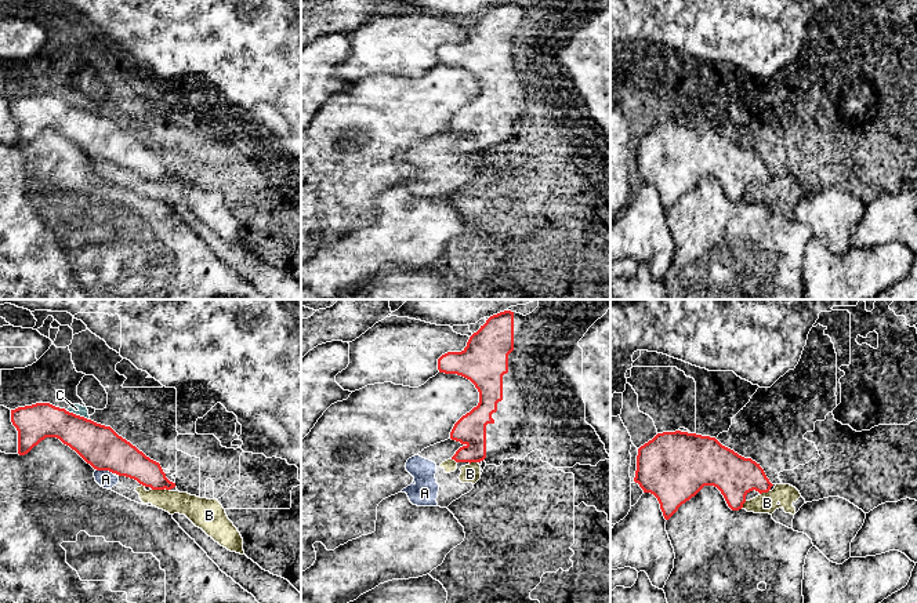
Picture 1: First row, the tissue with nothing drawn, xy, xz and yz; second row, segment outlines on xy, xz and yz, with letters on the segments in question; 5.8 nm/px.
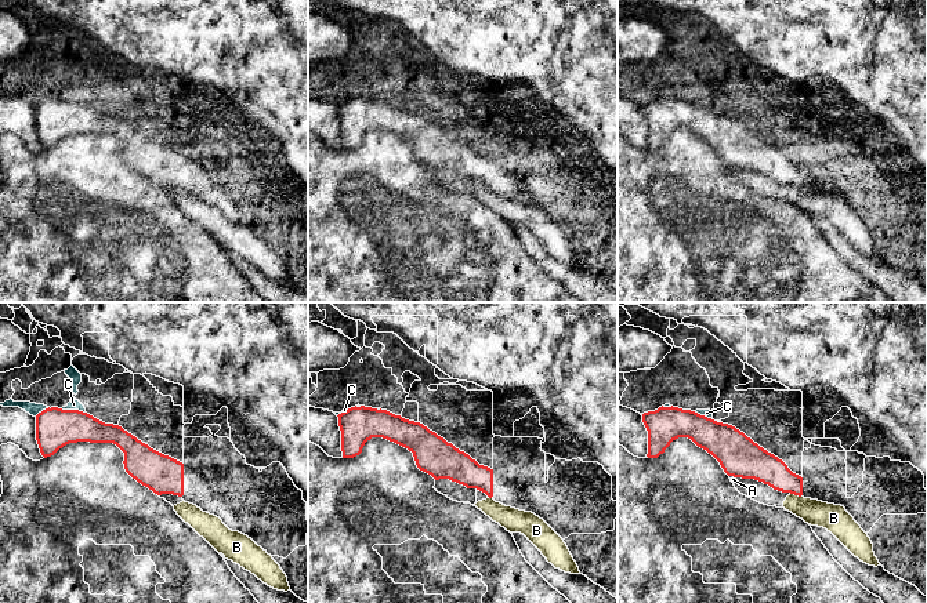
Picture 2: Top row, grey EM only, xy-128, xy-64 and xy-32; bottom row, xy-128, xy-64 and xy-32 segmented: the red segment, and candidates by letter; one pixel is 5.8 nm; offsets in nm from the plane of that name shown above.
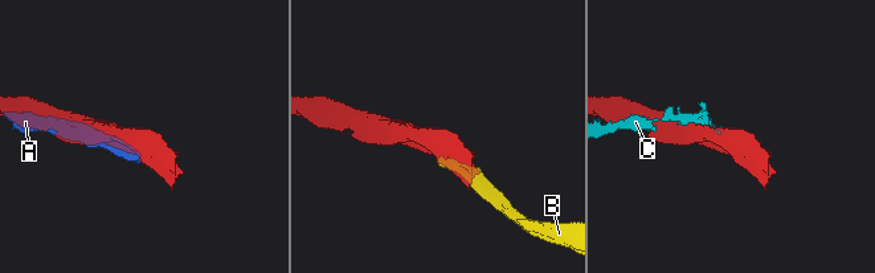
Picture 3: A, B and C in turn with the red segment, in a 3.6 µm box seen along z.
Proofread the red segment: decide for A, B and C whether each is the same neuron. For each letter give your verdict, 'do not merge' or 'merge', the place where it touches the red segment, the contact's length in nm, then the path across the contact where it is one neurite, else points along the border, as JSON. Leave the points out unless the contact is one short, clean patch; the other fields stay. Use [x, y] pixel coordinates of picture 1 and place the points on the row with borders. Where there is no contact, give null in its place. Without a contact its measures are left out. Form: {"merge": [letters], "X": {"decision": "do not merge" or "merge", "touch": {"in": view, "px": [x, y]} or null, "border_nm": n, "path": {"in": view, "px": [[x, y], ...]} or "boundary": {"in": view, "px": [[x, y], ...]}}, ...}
{"merge": [], "A": {"decision": "do not merge", "touch": {"in": "xy", "px": [104, 469]}, "border_nm": 110}, "B": {"decision": "do not merge", "touch": {"in": "xy", "px": [160, 489]}, "border_nm": 100, "boundary": {"in": "xy", "px": [[169, 489], [152, 490]]}}, "C": {"decision": "do not merge", "touch": {"in": "xy", "px": [78, 416]}, "border_nm": 160}}

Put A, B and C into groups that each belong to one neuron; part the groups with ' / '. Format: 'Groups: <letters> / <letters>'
Groups: A B / C

